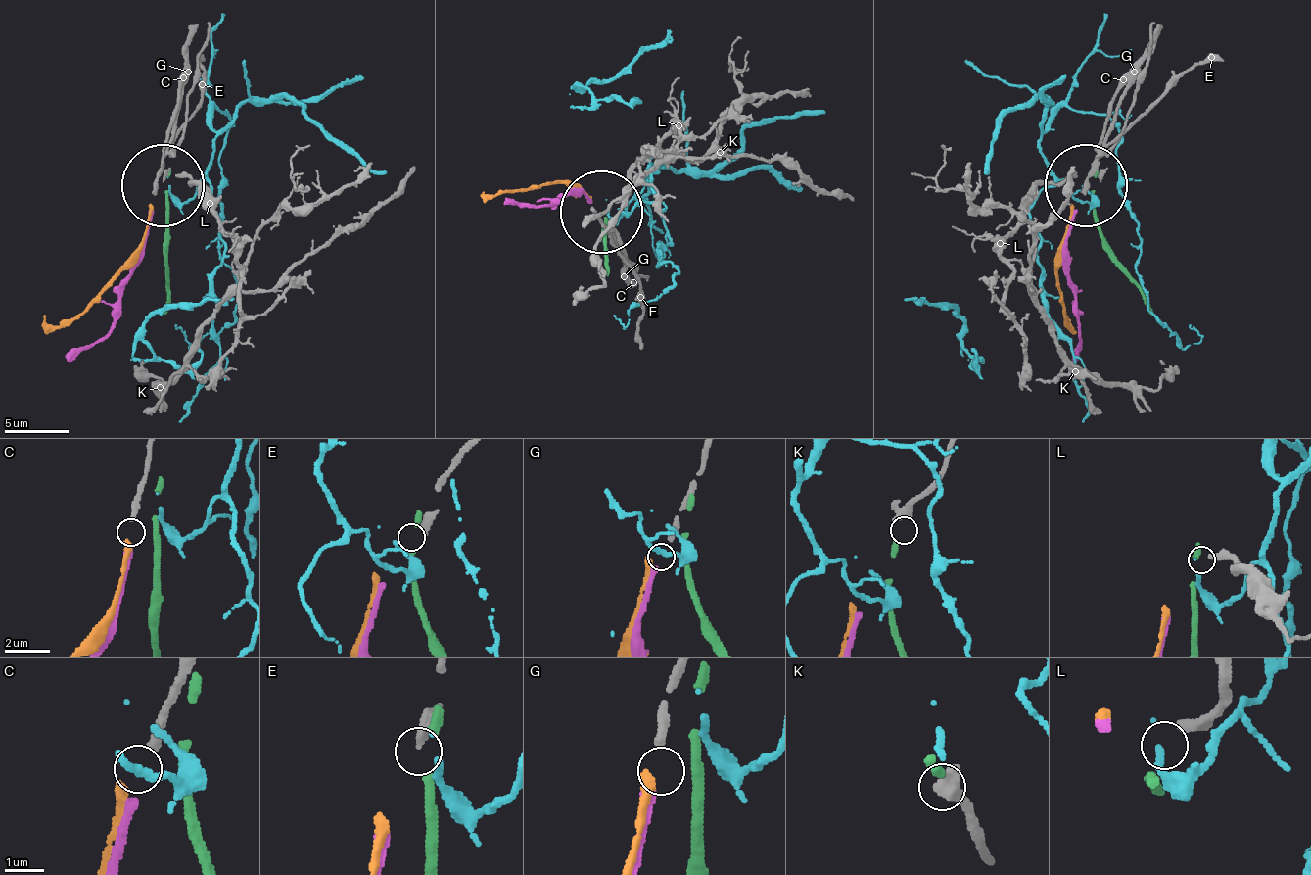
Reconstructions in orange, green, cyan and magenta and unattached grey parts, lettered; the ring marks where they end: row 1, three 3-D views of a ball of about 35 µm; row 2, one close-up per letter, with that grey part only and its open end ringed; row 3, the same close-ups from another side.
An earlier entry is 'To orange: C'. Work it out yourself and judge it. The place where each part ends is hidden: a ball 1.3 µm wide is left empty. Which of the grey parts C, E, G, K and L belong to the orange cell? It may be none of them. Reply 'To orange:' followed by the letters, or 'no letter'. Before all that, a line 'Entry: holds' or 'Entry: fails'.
Entry: holds
To orange: C

